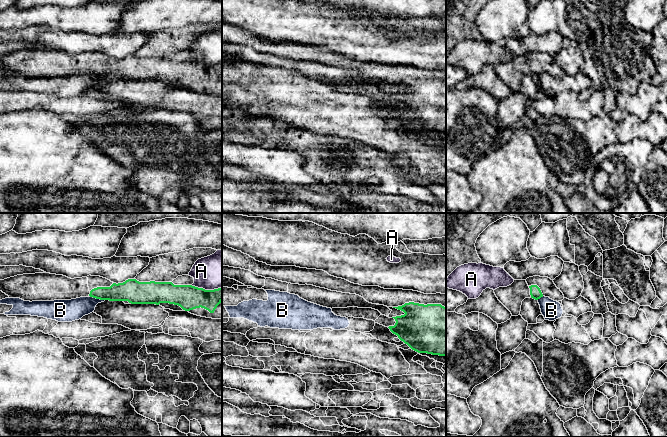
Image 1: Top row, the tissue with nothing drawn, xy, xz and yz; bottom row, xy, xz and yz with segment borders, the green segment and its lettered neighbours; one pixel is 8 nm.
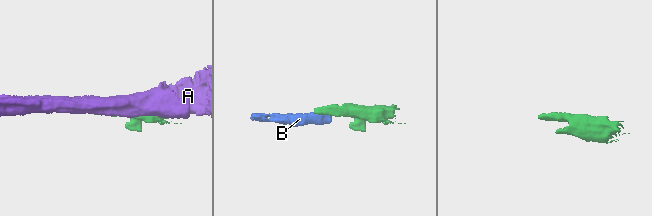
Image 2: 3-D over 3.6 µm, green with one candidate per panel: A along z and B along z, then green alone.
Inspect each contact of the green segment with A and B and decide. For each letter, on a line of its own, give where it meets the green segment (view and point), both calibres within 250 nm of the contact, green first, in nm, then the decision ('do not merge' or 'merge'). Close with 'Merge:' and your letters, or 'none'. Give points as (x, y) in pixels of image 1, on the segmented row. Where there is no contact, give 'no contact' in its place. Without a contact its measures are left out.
A: xy (206, 290) | 200/280 nm | do not merge
B: xy (97, 298) | 160/180 nm | do not merge
Merge: none

